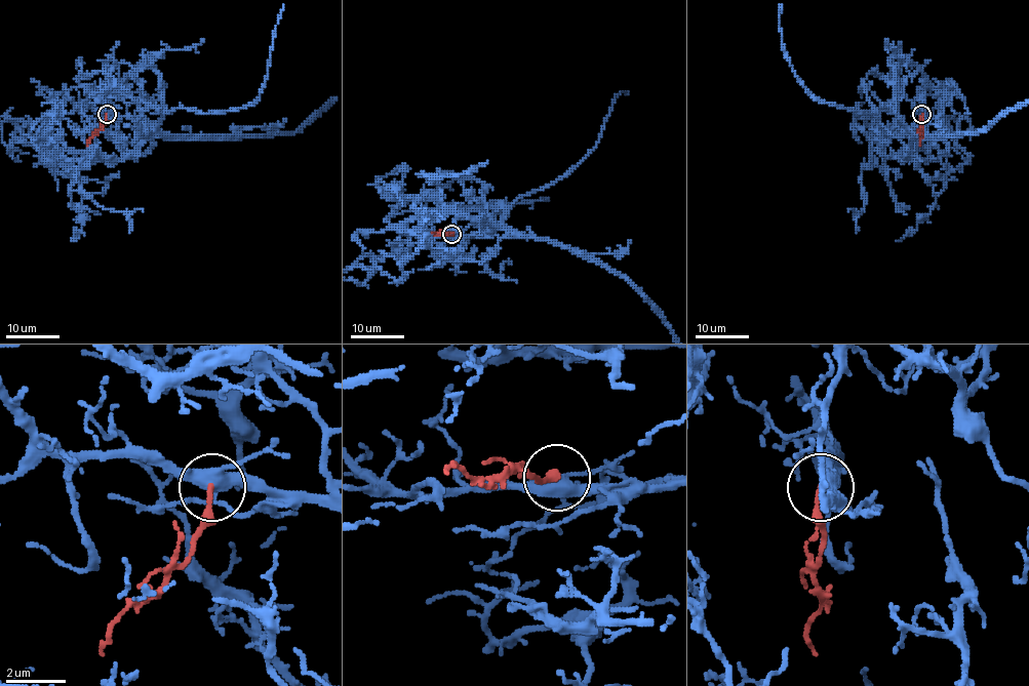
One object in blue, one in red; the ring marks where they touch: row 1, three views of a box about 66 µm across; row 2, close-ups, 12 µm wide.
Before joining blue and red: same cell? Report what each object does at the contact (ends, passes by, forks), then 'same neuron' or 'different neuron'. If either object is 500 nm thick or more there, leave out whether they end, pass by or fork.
blue forks there; red ends there; same neuron

